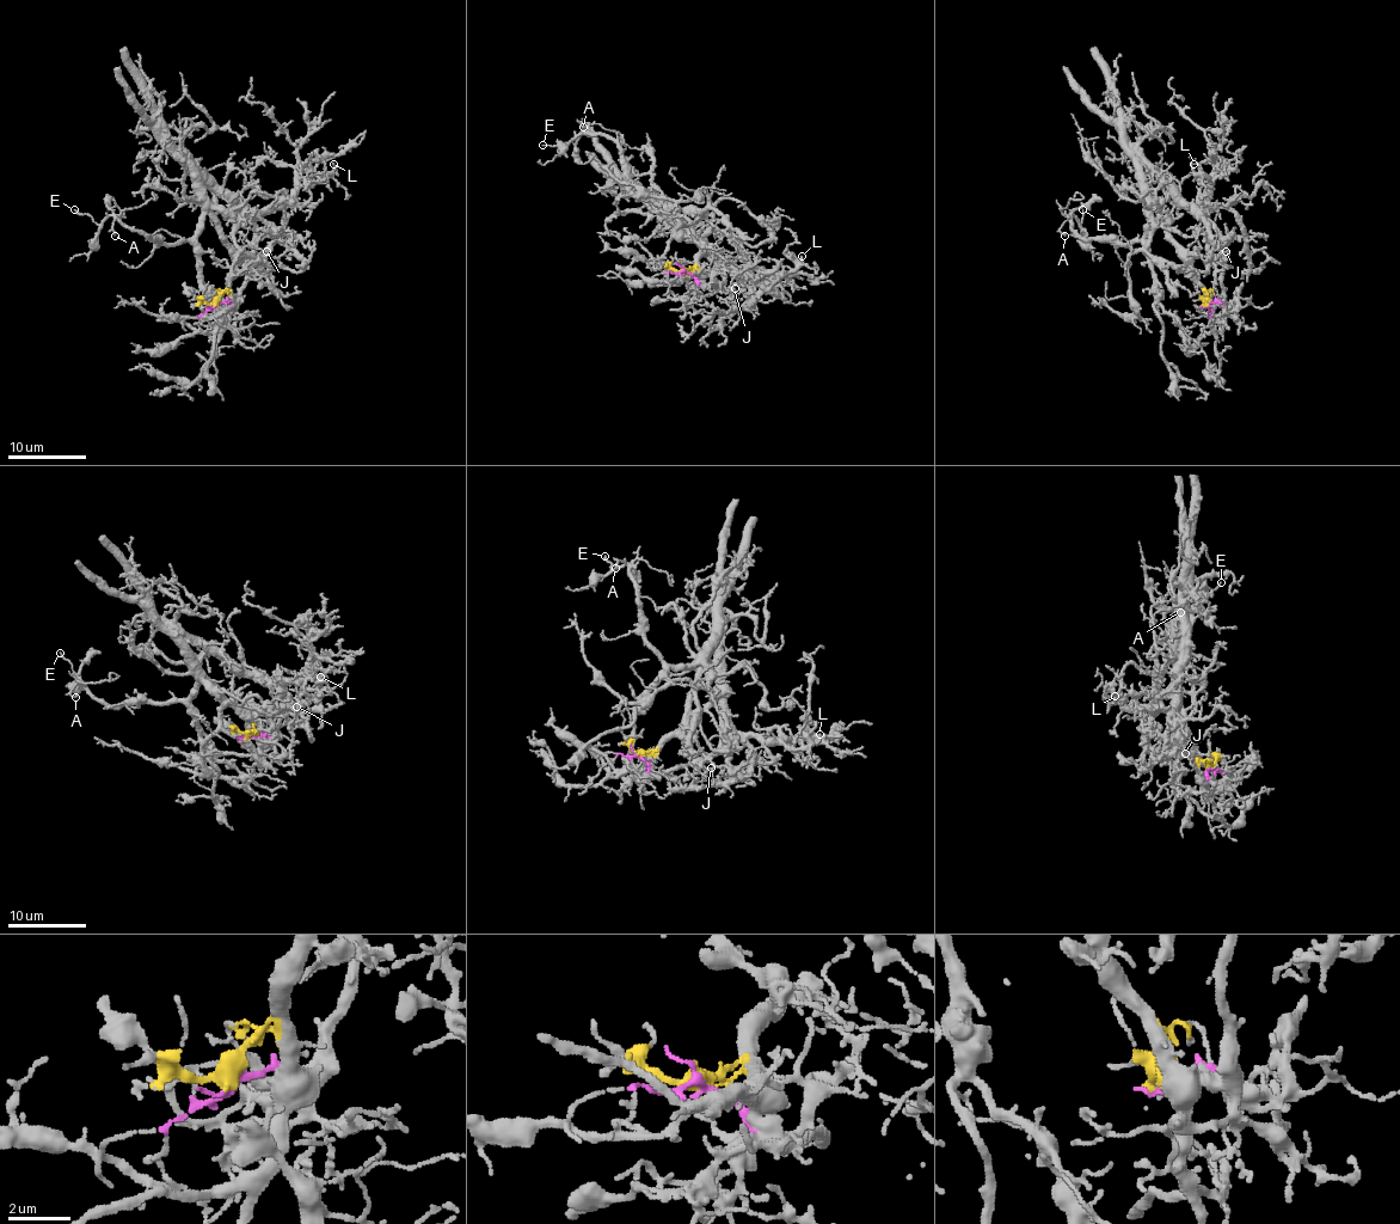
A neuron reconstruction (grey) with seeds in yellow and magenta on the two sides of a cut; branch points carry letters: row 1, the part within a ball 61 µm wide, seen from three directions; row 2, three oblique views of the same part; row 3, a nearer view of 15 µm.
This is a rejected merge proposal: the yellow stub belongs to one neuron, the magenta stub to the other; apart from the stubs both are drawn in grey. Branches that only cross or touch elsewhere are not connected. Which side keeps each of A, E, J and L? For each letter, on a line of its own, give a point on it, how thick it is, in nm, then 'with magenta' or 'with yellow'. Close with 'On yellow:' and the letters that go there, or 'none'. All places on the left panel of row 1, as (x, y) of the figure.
A: at (115, 236); 130 nm thick; with yellow
E: at (74, 209); 120 nm thick; with yellow
J: at (266, 251); 100 nm thick; with magenta
L: at (333, 164); 130 nm thick; with magenta
On yellow: A, E

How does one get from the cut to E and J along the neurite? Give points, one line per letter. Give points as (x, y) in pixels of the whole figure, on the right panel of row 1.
E: (1208, 304), (1187, 254), (1153, 208), (1138, 239), (1113, 242), (1084, 239), (1070, 218), (1080, 224), (1082, 210)
J: (1208, 304), (1221, 303), (1226, 251)

